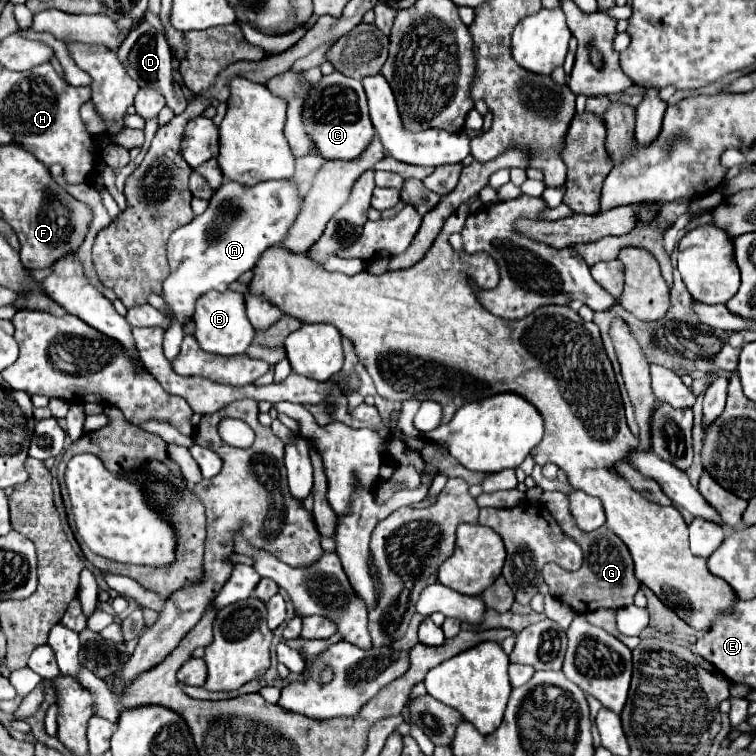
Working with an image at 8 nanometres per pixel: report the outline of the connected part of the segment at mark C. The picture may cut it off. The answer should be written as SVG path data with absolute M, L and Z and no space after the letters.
M335 71L331 75L325 75L311 91L305 101L303 109L305 129L315 141L315 149L319 155L327 159L355 159L369 147L375 135L375 127L369 119L367 111L367 97L363 91L361 81L345 77L343 73Z

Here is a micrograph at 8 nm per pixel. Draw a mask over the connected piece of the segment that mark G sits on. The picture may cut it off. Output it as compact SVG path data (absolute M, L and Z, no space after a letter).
M545 491L541 497L541 503L549 507L553 517L561 525L561 529L581 545L583 555L585 555L583 565L577 571L565 571L557 563L547 563L543 567L543 577L545 577L545 583L549 585L549 593L557 597L559 601L571 605L571 609L577 613L591 613L601 607L621 609L621 607L631 605L639 589L639 581L633 575L633 559L627 545L607 527L599 527L597 531L591 531L591 533L581 531L577 523L573 523L573 515L569 511L569 497L565 493Z

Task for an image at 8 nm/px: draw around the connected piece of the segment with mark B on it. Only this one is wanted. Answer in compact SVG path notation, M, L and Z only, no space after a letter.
M209 291L205 295L201 295L197 299L197 307L195 307L195 339L199 341L201 349L209 351L209 353L217 353L217 355L239 355L245 353L249 343L253 341L255 329L247 319L247 311L245 311L245 295L235 293L235 291Z

